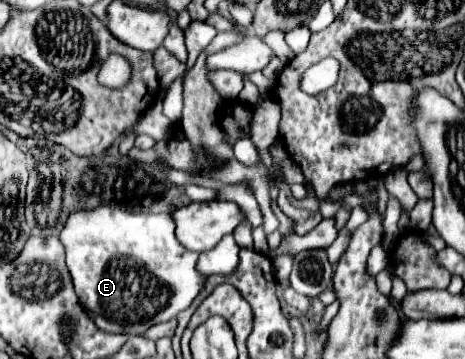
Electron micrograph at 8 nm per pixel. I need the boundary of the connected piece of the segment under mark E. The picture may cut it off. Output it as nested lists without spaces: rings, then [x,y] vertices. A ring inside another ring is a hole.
[[[98,206],[96,210],[80,210],[70,214],[60,240],[66,248],[66,264],[74,280],[80,304],[94,324],[110,334],[142,336],[148,328],[168,322],[186,310],[204,290],[206,276],[198,272],[196,262],[200,252],[186,250],[176,234],[176,222],[170,214],[130,214],[118,206]]]

